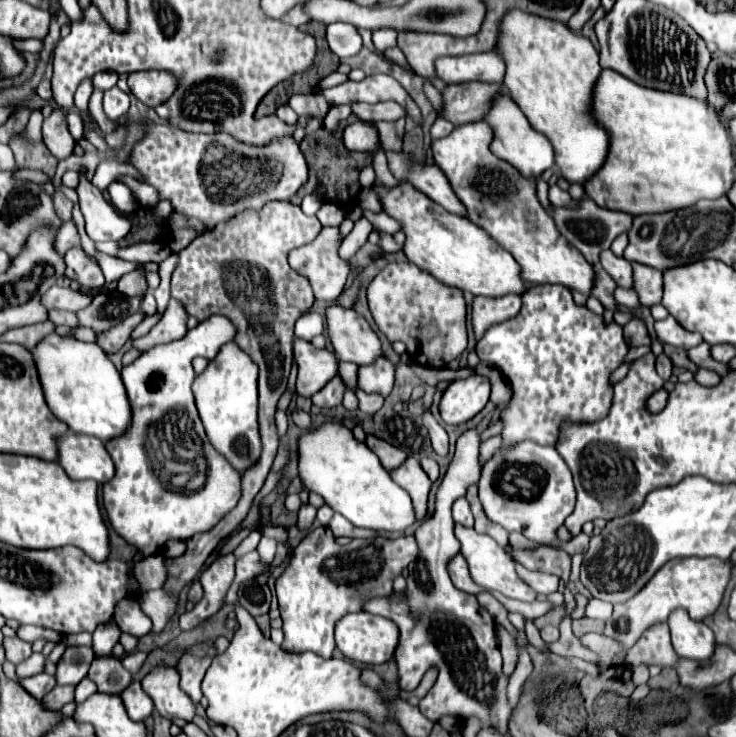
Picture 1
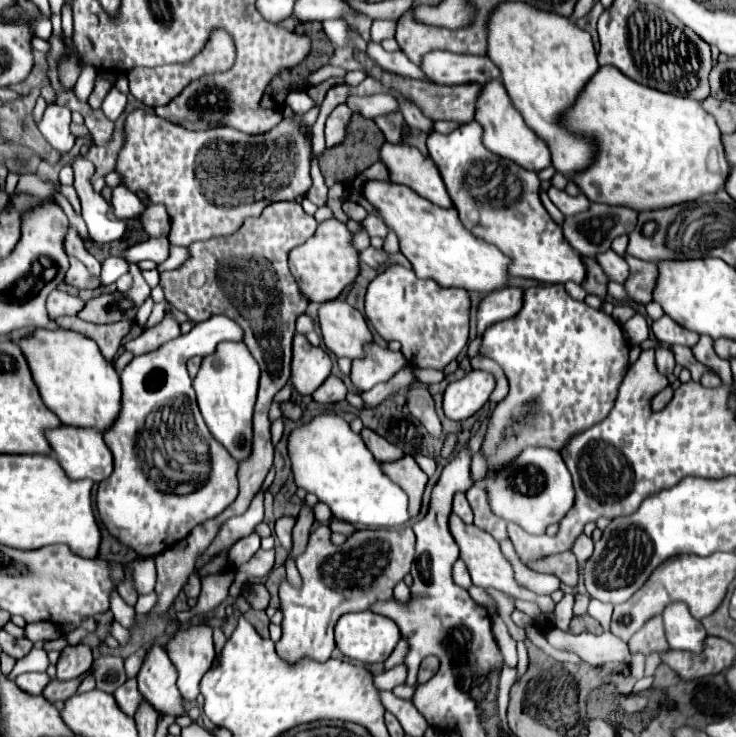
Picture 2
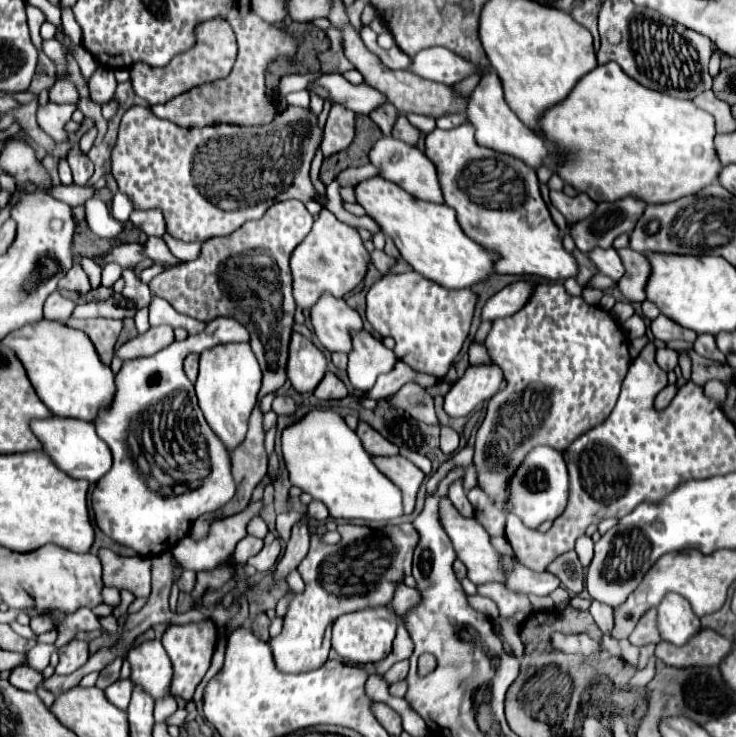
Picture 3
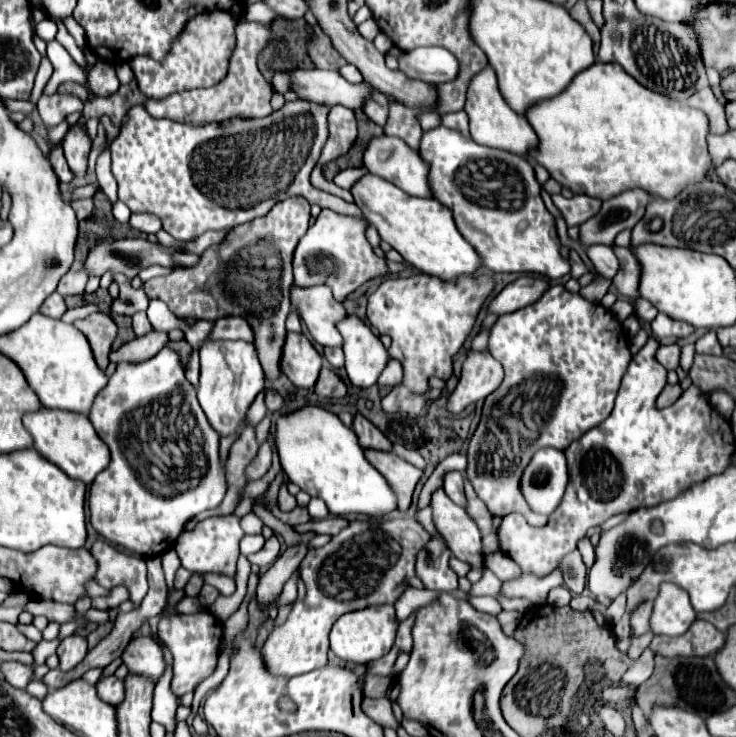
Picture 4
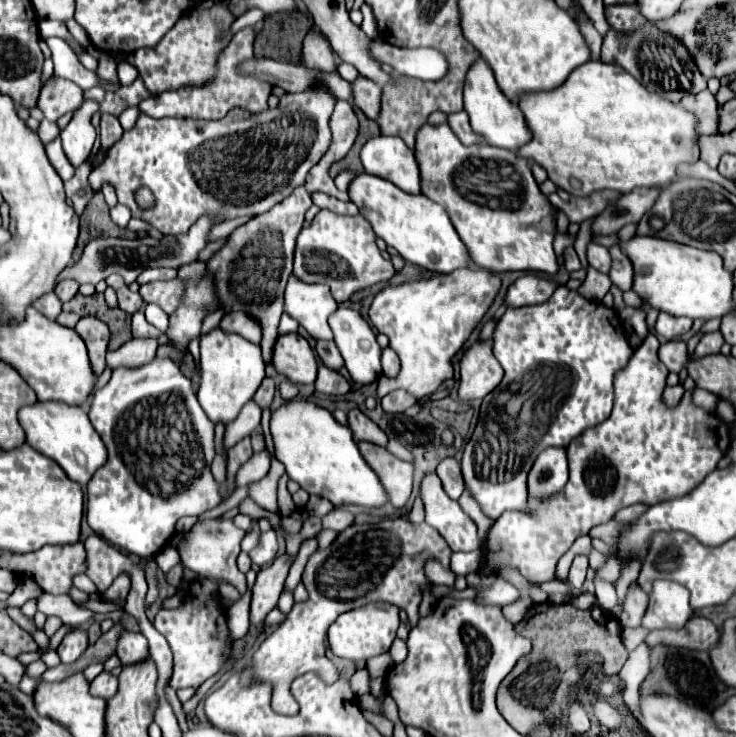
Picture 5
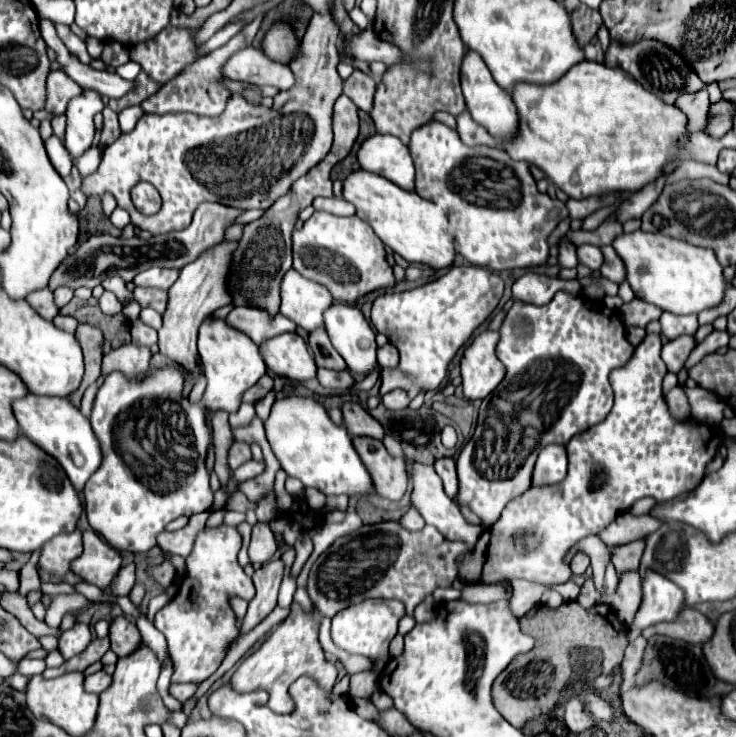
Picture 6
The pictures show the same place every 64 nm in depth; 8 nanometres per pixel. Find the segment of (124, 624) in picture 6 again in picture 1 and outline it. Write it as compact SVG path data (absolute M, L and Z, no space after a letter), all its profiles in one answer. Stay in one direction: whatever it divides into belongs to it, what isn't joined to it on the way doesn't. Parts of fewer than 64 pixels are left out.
M158 664L152 672L148 672L142 678L142 690L152 698L154 708L160 716L172 720L172 718L184 718L192 720L196 714L196 706L178 686L178 672L172 666Z

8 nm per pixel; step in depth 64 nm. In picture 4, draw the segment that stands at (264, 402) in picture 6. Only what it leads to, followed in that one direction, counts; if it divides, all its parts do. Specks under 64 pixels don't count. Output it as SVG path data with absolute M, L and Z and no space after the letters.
M269 433L267 439L272 446L272 466L260 480L248 483L246 490L244 490L244 496L242 496L242 502L236 506L234 514L240 514L240 516L242 516L242 514L246 514L246 512L248 512L248 506L250 506L250 502L252 502L252 500L256 500L257 496L264 493L264 490L266 490L268 485L276 477L276 474L281 469L279 456L271 433Z

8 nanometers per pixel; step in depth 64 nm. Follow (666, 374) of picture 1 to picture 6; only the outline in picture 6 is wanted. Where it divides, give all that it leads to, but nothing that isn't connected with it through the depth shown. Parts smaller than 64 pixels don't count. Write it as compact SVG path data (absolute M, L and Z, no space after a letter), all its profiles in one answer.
M678 336L670 342L666 342L662 346L662 360L664 360L668 372L676 374L678 370L682 370L684 362L686 362L688 354L694 350L694 346L696 346L694 336Z

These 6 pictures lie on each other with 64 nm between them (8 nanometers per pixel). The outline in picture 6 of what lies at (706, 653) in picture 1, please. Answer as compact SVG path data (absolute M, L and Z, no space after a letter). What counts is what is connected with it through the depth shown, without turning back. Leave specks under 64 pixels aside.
M650 570L642 580L642 602L634 616L634 628L646 628L658 622L672 622L684 604L684 592L666 576Z

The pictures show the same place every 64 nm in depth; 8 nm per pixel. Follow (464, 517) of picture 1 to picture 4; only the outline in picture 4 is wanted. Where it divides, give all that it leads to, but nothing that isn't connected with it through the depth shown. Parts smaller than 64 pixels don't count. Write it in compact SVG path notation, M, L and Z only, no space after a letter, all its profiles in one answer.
M446 472L444 474L444 484L442 484L444 492L448 494L450 500L454 500L456 504L466 506L466 498L464 498L464 474L462 472Z

